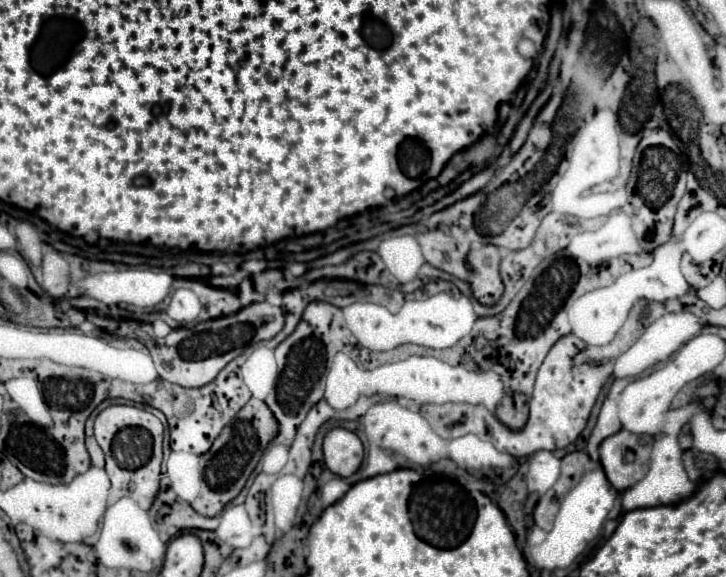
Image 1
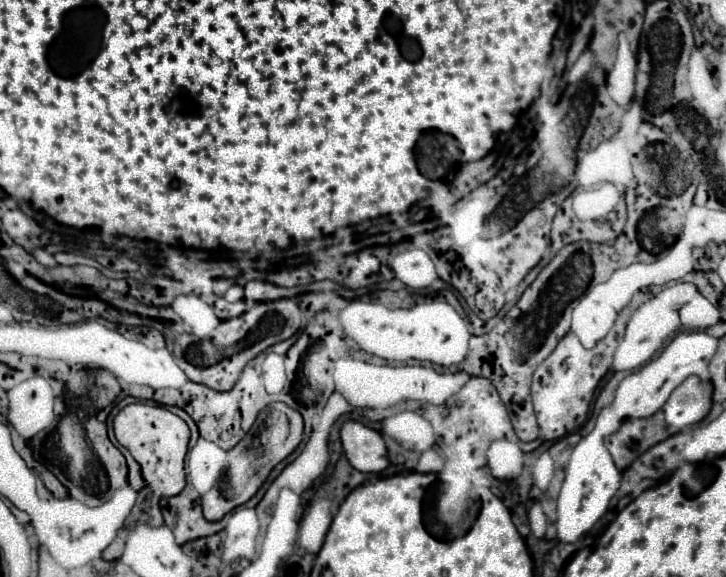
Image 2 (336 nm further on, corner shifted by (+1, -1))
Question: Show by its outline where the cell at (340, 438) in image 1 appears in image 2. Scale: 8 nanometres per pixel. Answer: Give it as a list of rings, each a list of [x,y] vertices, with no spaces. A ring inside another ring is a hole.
[[[345,422],[341,428],[341,442],[351,466],[359,472],[381,472],[389,466],[387,446],[377,430],[361,422]]]

